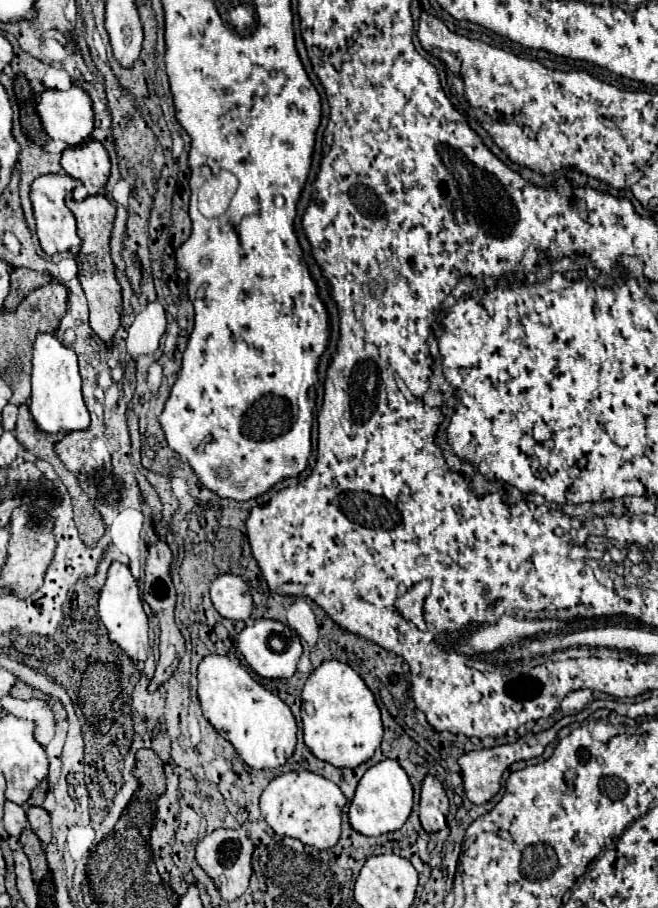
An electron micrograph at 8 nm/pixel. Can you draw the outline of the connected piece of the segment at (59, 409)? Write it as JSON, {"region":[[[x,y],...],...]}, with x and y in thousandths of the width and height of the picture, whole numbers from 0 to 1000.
{"region":[[[62,368],[53,374],[50,385],[50,412],[47,412],[47,445],[44,454],[59,476],[65,478],[90,478],[90,476],[114,476],[135,471],[135,454],[123,434],[123,414],[117,390],[96,381],[84,368]]]}

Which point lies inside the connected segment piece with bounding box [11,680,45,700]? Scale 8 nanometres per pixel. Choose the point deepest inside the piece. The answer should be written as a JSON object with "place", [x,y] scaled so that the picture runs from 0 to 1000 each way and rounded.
{"place":[30,760]}

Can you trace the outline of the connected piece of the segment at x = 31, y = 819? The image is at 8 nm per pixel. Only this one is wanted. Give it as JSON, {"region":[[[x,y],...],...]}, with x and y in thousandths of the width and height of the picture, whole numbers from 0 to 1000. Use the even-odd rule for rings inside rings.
{"region":[[[44,888],[41,890],[41,905],[50,912],[50,916],[59,921],[62,930],[71,932],[78,925],[78,907],[74,907],[74,896],[59,890],[59,888]]]}

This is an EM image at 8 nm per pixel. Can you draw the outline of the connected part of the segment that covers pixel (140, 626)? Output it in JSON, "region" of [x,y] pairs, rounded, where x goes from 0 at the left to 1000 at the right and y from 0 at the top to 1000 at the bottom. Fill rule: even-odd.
{"region":[[[181,619],[169,621],[163,641],[160,641],[157,650],[150,652],[150,681],[163,692],[166,705],[175,707],[193,725],[199,725],[202,729],[220,729],[223,716],[226,716],[223,678],[217,674],[217,665],[211,659],[211,645],[208,645],[205,637],[199,634],[196,626]]]}

